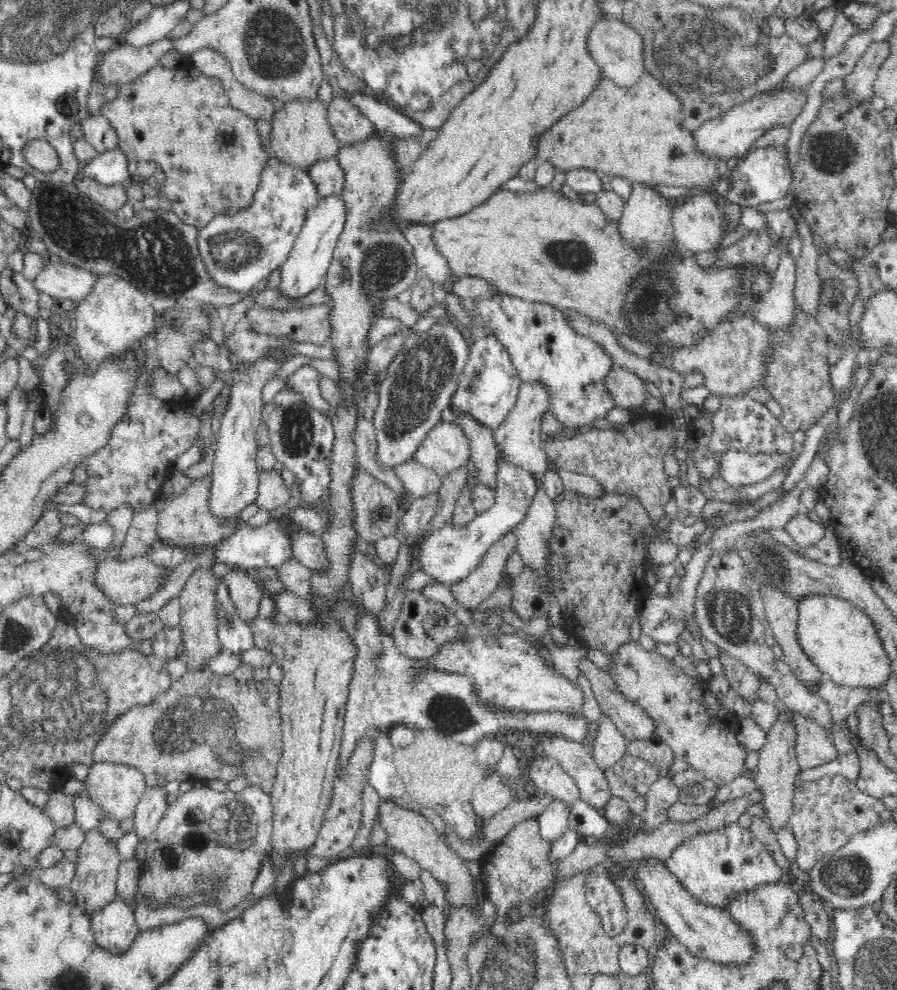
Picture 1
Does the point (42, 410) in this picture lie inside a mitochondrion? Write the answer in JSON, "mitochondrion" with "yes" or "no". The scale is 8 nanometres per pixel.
{"mitochondrion":"no"}

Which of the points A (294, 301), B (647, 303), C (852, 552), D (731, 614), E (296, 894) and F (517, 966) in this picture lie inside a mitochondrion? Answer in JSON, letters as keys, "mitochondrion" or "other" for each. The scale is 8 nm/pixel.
{"A":"other","B":"mitochondrion","C":"other","D":"mitochondrion","E":"other","F":"mitochondrion"}

